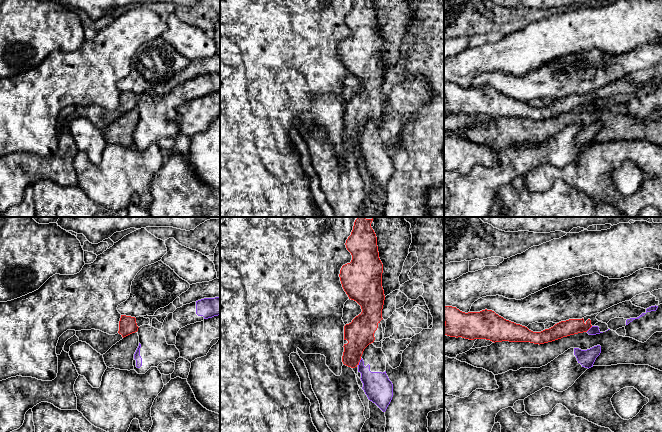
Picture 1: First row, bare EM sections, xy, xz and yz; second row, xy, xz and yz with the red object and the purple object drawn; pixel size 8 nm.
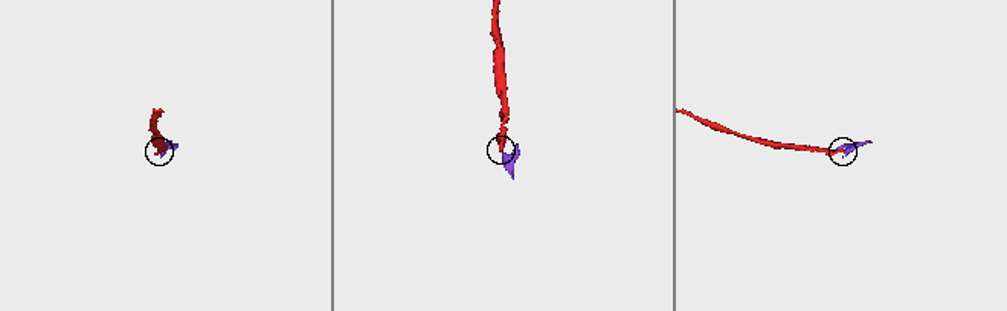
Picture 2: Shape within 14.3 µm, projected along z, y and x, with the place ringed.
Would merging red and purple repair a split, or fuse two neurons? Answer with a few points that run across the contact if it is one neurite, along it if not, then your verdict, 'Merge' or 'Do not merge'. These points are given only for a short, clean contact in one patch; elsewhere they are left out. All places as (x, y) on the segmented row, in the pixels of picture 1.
Line: xz (361, 358), (358, 365). Do not merge

